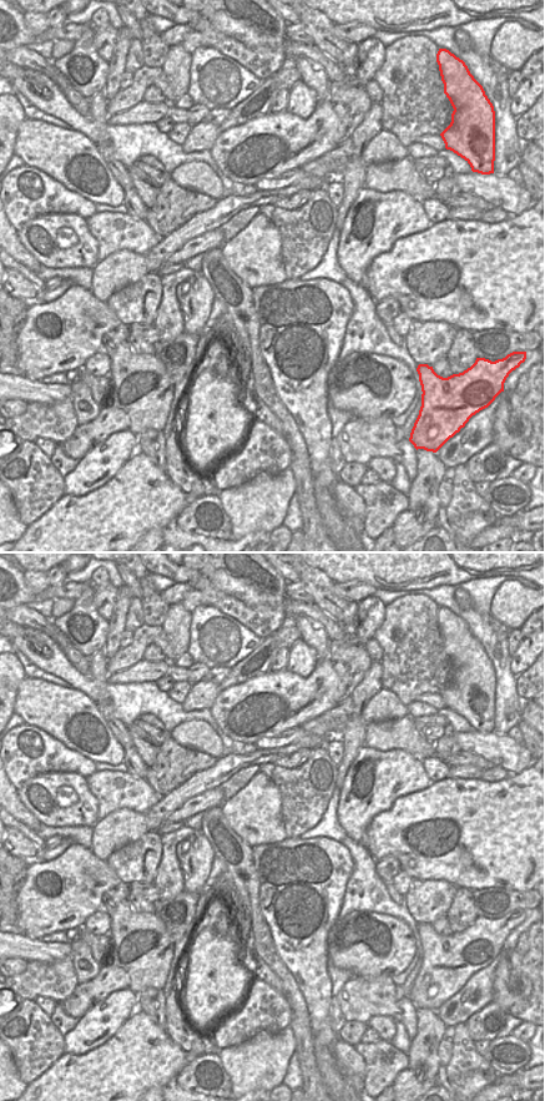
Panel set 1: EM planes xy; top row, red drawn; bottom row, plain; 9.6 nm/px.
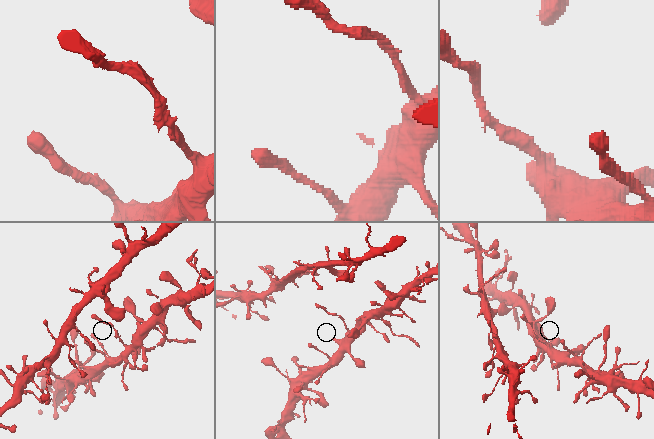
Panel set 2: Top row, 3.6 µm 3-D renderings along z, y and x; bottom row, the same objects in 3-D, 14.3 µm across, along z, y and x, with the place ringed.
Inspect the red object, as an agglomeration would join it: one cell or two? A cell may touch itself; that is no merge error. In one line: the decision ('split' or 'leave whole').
split

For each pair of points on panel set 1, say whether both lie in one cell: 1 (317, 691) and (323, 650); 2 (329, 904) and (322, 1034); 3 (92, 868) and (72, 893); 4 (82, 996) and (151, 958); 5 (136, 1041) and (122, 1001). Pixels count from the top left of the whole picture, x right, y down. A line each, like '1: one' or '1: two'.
1: two
2: one
3: one
4: one
5: two

